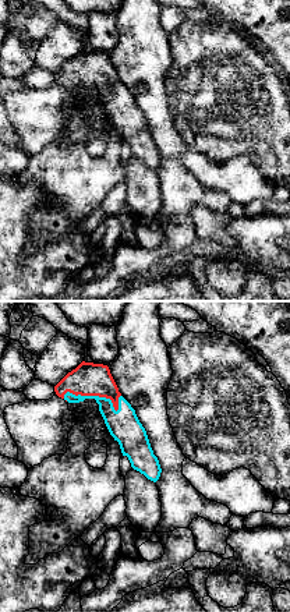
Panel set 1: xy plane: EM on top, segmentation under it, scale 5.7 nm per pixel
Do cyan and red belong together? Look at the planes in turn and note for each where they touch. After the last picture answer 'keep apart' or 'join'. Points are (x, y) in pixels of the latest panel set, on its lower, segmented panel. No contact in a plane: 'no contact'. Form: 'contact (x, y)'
contact (94, 396)

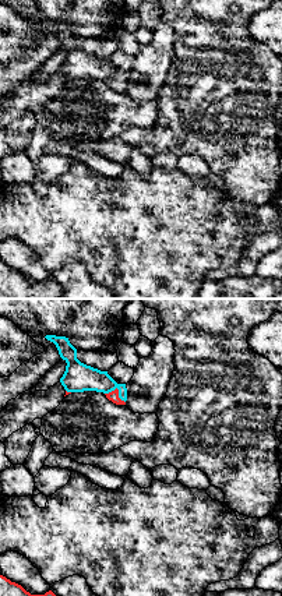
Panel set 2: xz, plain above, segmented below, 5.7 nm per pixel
contact (117, 388)

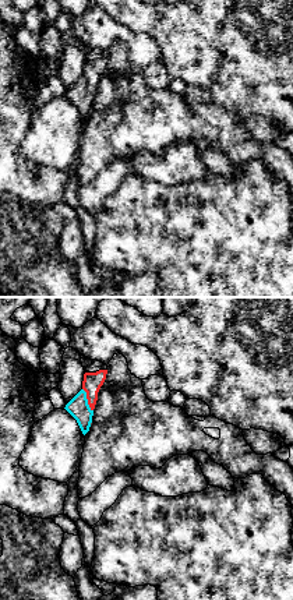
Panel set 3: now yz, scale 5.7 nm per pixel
contact (87, 399)

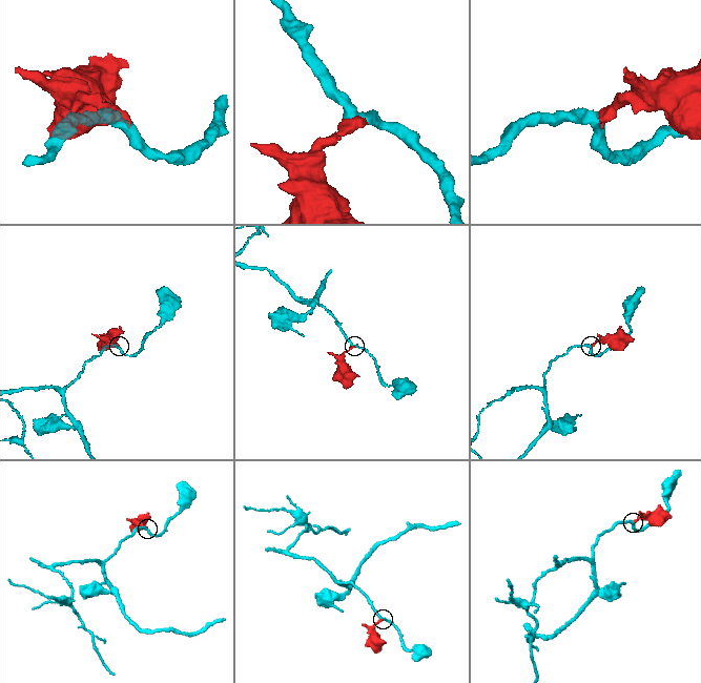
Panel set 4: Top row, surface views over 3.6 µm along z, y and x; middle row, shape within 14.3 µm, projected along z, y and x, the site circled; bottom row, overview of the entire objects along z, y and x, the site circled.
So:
join

